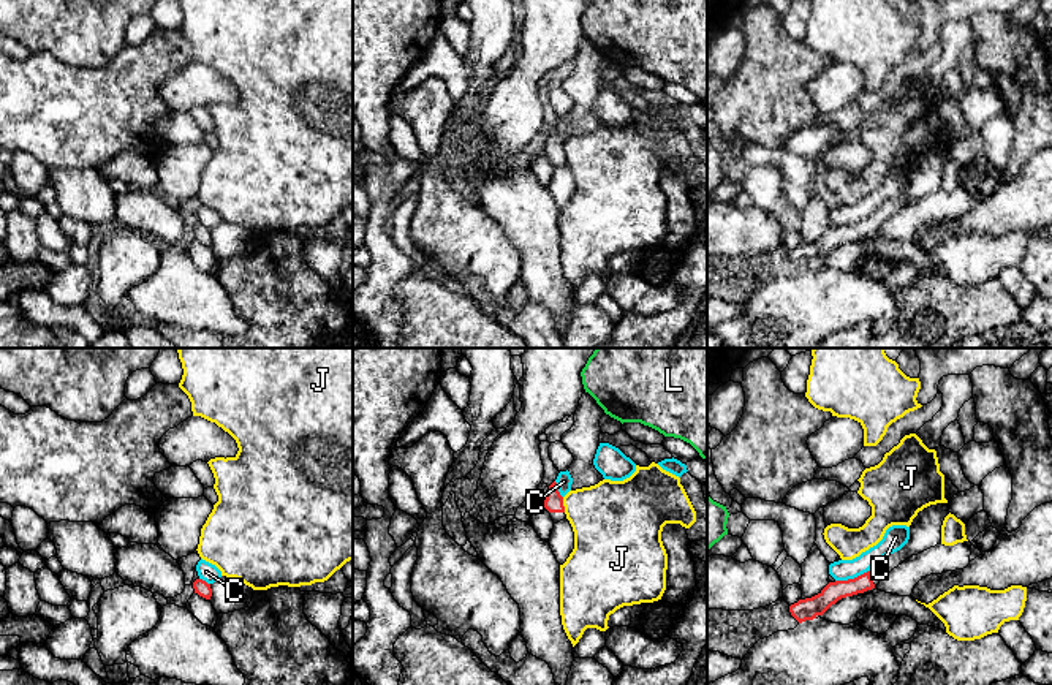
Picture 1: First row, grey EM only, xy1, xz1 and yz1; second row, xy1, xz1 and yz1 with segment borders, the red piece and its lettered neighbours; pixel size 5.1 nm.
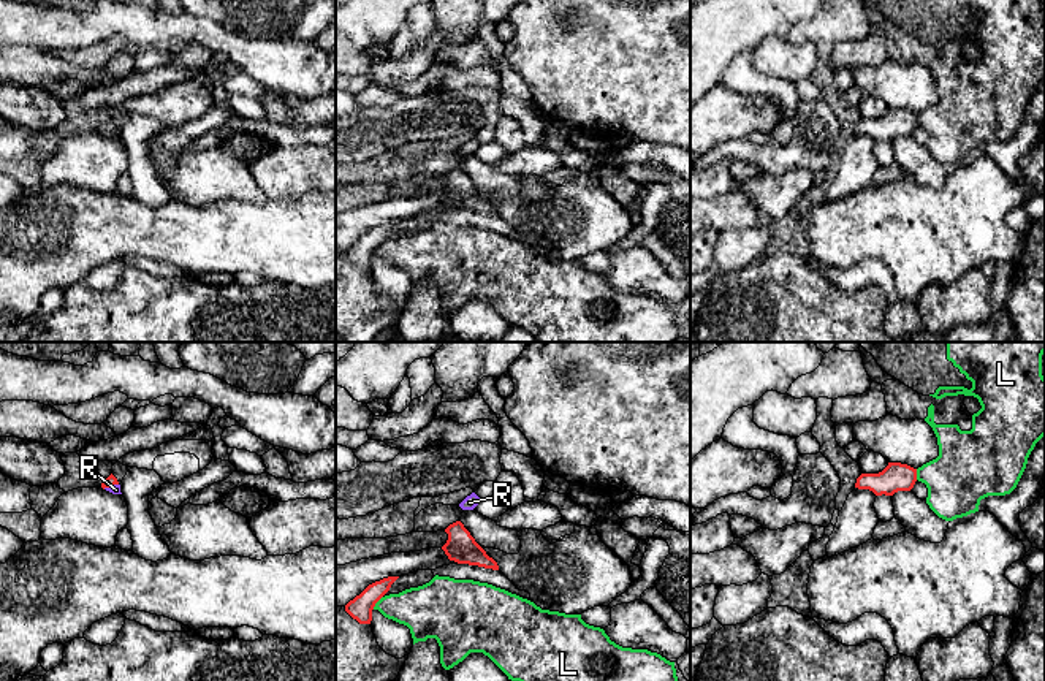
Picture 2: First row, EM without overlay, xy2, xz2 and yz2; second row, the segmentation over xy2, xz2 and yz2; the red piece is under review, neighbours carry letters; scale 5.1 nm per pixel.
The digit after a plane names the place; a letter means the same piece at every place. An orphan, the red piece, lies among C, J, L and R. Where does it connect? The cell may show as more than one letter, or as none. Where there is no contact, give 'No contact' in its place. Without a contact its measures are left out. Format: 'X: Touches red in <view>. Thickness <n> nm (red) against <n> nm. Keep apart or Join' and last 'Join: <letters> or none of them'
C: Touches red in yz1. Thickness 100 nm (red) against 110 nm. Keep apart
J: Touches red in xz1. Thickness 100 nm (red) against 380 nm. Keep apart
L: Touches red in xz2. Thickness 120 nm (red) against 240 nm. Keep apart
R: Touches red in xy2. Thickness 60 nm (red) against 50 nm. Join
Join: R

